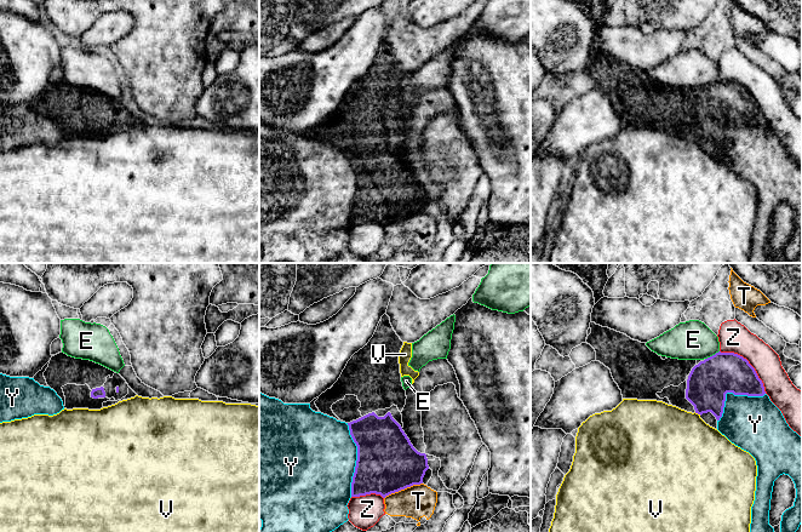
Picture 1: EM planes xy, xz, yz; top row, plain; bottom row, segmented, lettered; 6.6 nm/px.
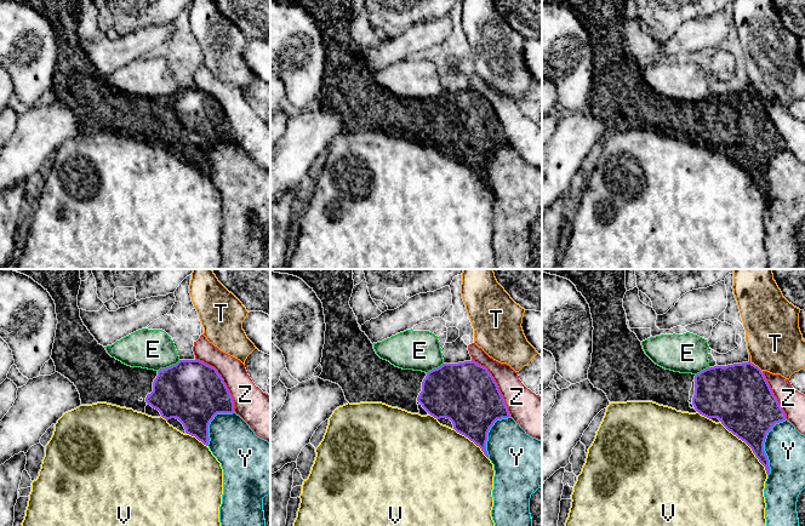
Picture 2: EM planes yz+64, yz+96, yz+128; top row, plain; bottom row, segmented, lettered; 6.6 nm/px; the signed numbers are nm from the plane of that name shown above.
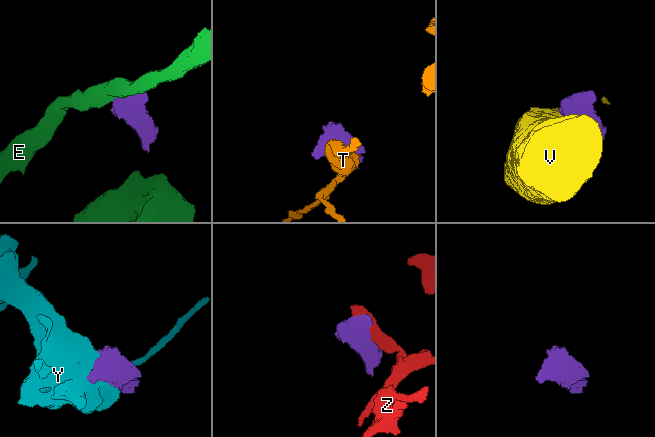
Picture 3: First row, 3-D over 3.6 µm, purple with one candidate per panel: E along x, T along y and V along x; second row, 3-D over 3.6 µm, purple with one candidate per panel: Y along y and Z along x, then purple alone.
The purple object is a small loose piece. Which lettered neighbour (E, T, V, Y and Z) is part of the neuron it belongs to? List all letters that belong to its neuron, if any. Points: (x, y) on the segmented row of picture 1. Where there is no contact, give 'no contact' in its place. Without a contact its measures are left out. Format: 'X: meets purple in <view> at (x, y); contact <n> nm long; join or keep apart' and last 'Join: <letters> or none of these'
E: meets purple in yz at (712, 355); contact 110 nm long; keep apart
T: meets purple in xz at (402, 488); contact 280 nm long; keep apart
V: meets purple in yz at (698, 413); contact 50 nm long; keep apart
Y: meets purple in xz at (357, 459); contact 480 nm long; keep apart
Z: meets purple in yz at (749, 364); contact 420 nm long; keep apart
Join: none of these

